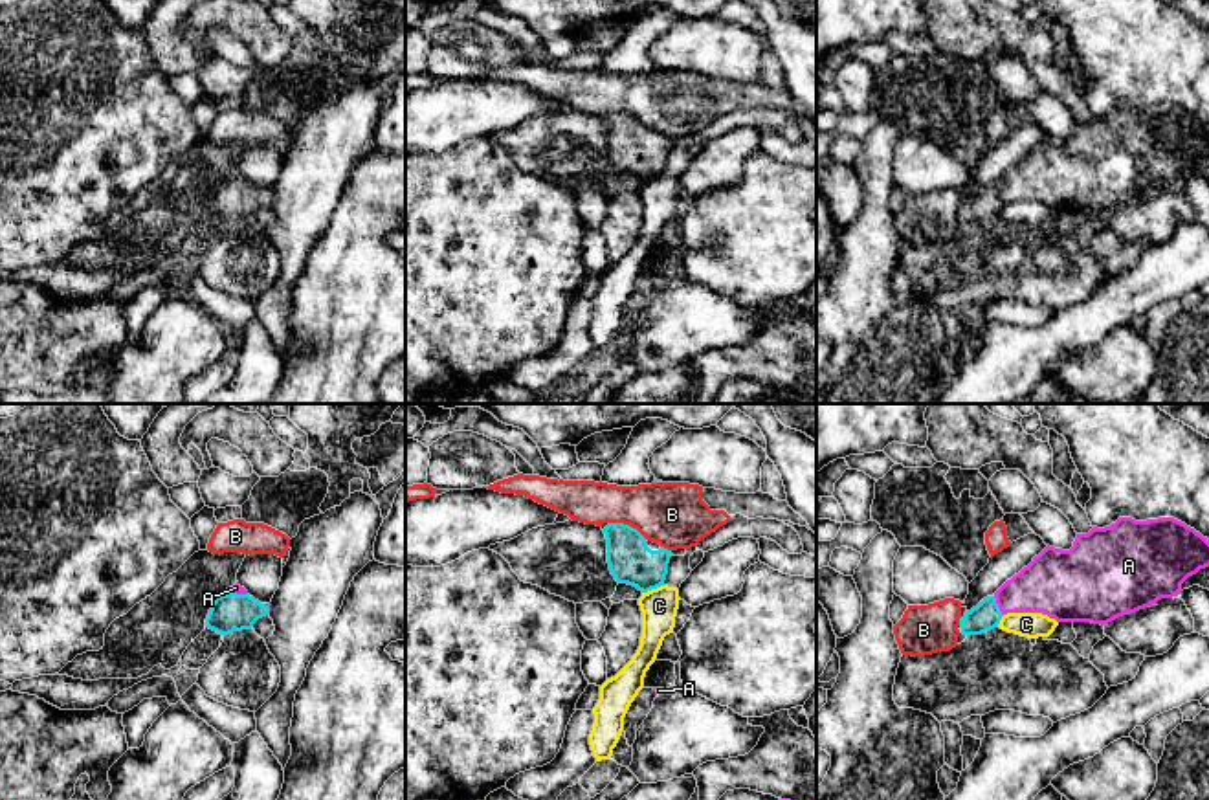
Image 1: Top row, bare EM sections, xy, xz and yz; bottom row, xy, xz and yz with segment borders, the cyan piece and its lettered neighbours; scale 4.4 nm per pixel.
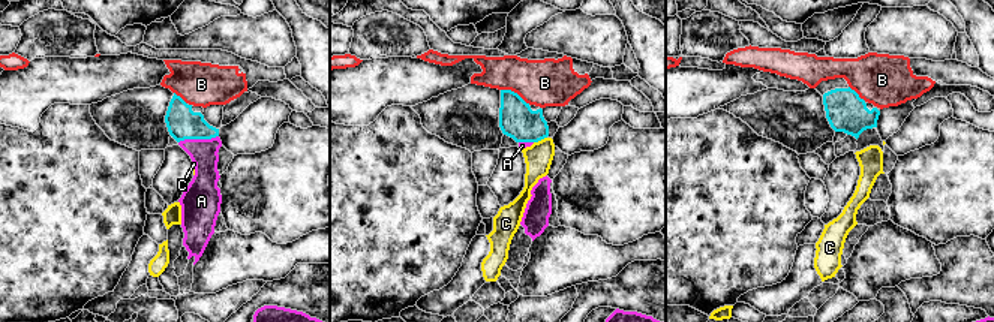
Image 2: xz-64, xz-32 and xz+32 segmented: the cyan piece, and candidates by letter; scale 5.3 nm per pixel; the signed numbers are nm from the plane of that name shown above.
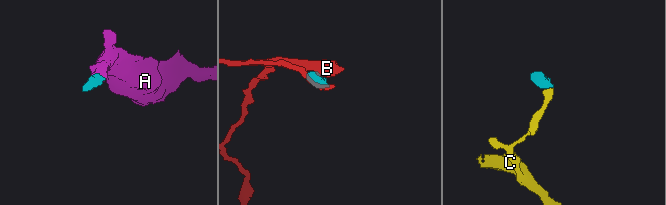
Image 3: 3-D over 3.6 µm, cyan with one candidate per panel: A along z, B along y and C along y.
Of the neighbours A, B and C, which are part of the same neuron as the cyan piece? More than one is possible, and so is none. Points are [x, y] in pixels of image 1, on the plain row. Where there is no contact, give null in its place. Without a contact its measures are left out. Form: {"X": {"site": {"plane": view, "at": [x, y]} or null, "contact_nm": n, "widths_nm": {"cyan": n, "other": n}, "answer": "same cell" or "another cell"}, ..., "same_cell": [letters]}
{"A": {"site": {"plane": "yz", "at": [997, 195]}, "contact_nm": 100, "widths_nm": {"cyan": 120, "other": 260}, "answer": "same cell"}, "B": {"site": {"plane": "xz", "at": [628, 114]}, "contact_nm": 190, "widths_nm": {"cyan": 200, "other": 280}, "answer": "another cell"}, "C": {"site": {"plane": "xz", "at": [652, 177]}, "contact_nm": 100, "widths_nm": {"cyan": 200, "other": 160}, "answer": "another cell"}, "same_cell": ["A"]}

